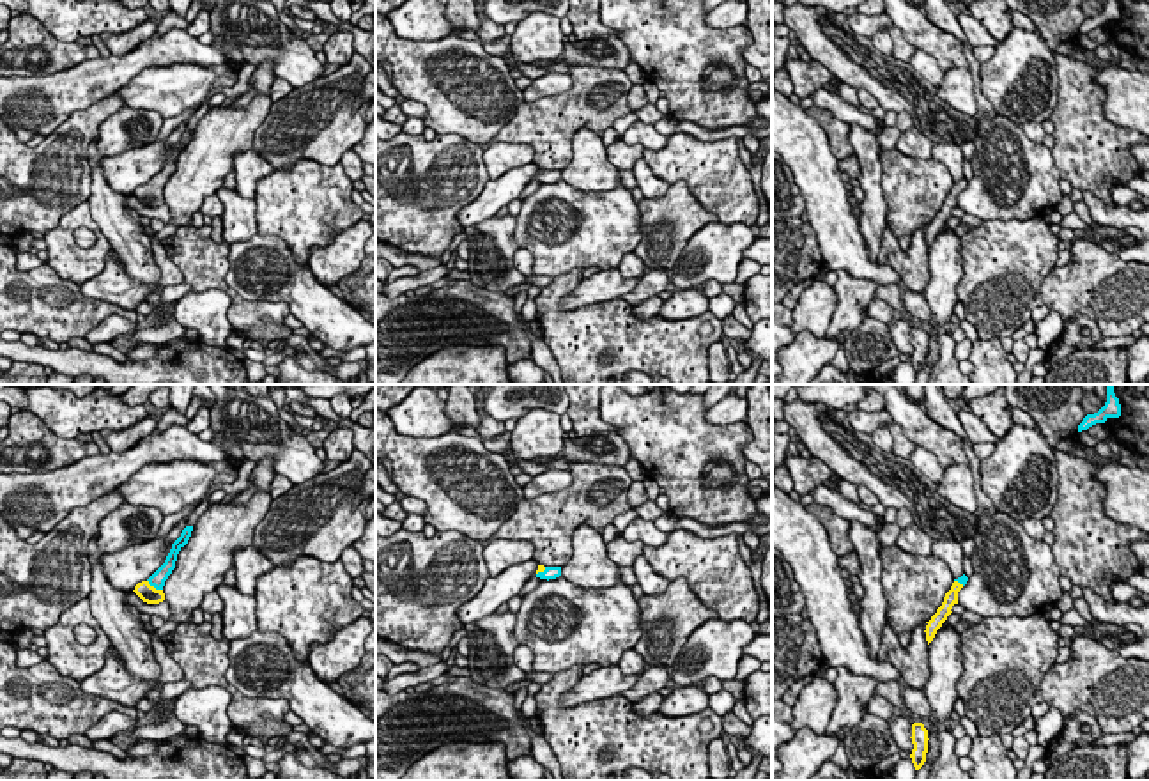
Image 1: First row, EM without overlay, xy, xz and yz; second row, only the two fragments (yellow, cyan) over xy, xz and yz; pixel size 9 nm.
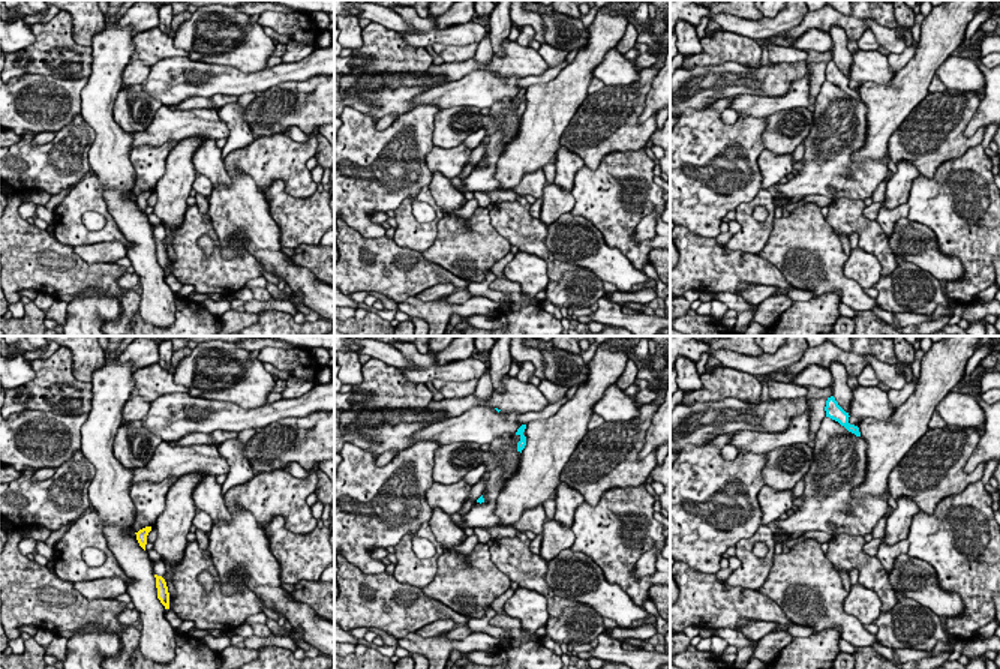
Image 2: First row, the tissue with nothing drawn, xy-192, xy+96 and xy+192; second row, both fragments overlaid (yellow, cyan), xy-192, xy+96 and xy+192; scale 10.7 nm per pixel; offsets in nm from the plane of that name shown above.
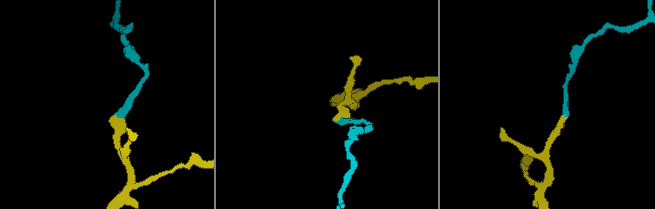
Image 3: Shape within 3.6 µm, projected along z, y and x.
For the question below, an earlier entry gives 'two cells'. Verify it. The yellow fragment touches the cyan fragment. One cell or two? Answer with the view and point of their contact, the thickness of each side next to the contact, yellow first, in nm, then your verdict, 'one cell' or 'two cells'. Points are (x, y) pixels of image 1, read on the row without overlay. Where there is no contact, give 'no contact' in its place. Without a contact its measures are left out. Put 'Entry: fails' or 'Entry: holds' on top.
Entry: fails
xy (153, 190) | 160/140 nm | one cell

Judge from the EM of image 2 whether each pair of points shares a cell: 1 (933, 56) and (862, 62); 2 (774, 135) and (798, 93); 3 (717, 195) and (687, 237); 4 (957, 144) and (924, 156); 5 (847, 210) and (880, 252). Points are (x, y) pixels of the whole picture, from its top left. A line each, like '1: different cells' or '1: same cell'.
1: different cells
2: different cells
3: different cells
4: same cell
5: same cell

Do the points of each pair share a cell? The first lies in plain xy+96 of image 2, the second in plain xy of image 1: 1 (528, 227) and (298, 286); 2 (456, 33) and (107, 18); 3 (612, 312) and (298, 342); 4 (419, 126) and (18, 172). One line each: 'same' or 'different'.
1: different
2: same
3: same
4: same

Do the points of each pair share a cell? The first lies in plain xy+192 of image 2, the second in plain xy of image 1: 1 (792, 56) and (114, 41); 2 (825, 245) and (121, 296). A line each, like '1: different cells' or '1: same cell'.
1: same cell
2: same cell

